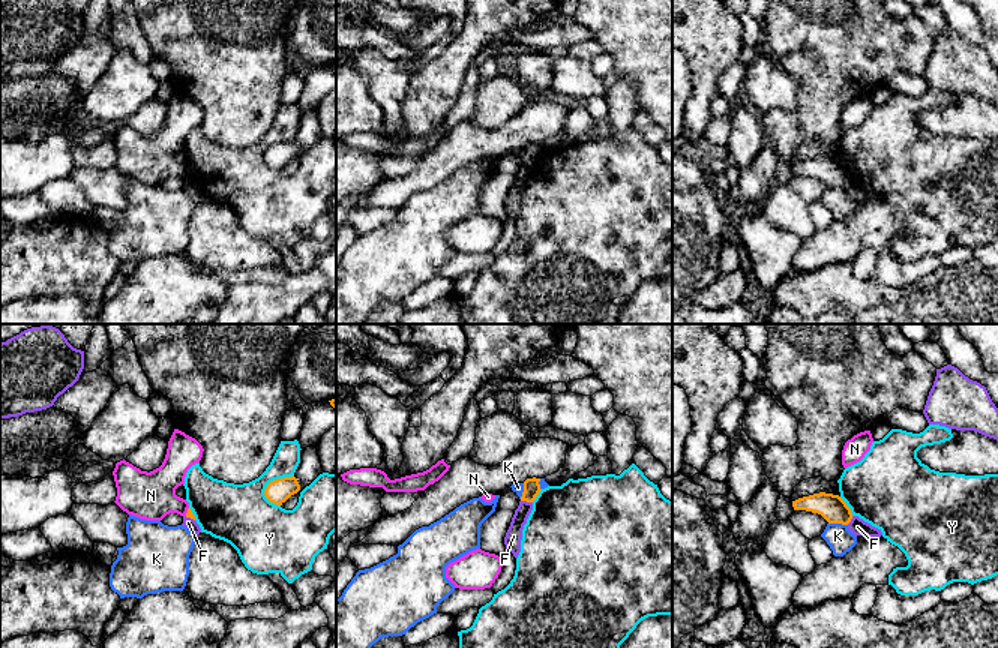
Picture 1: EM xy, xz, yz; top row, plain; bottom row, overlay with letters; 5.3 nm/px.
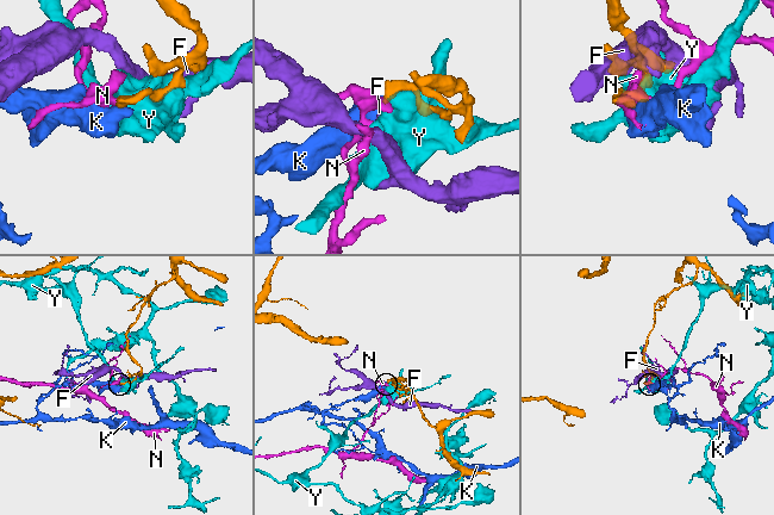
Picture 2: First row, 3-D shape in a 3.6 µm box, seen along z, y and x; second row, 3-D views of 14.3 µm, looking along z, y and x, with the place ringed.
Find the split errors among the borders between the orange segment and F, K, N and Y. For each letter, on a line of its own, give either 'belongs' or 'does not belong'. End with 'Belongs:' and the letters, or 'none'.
F: does not belong
K: does not belong
N: does not belong
Y: does not belong
Belongs: none

